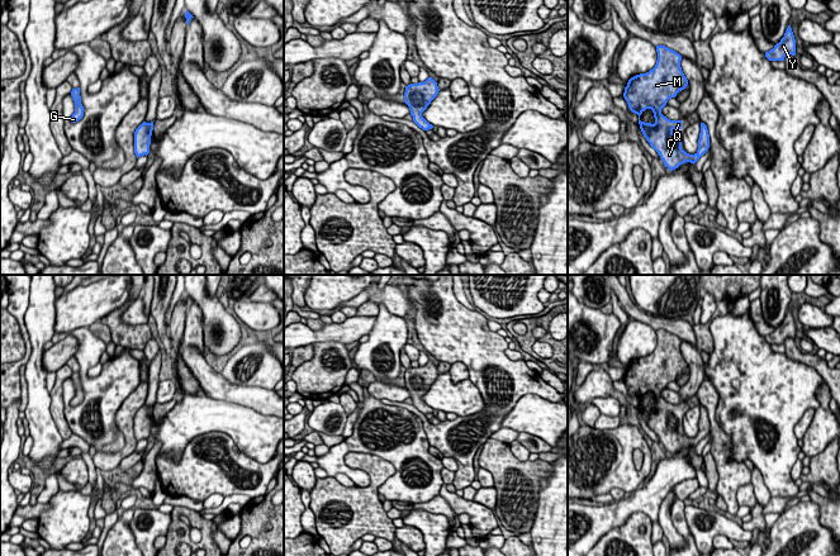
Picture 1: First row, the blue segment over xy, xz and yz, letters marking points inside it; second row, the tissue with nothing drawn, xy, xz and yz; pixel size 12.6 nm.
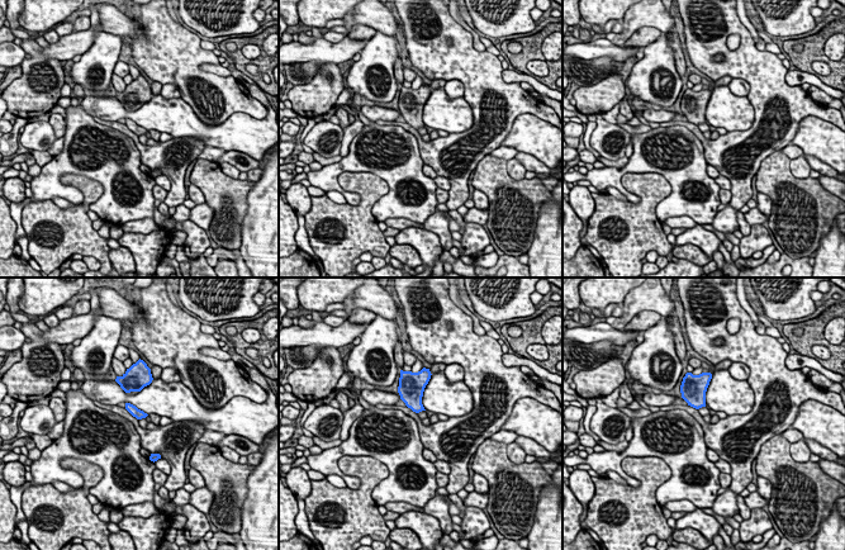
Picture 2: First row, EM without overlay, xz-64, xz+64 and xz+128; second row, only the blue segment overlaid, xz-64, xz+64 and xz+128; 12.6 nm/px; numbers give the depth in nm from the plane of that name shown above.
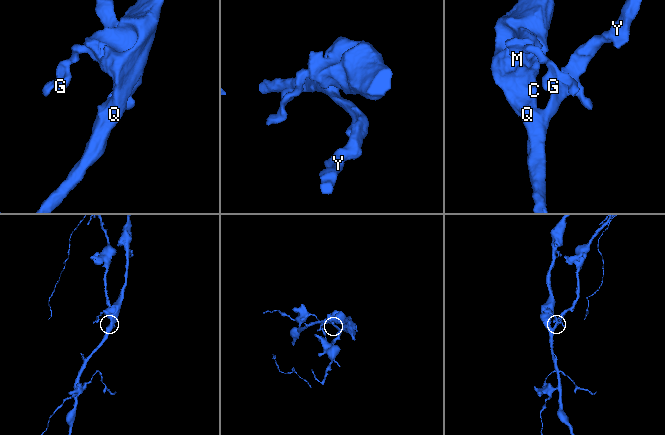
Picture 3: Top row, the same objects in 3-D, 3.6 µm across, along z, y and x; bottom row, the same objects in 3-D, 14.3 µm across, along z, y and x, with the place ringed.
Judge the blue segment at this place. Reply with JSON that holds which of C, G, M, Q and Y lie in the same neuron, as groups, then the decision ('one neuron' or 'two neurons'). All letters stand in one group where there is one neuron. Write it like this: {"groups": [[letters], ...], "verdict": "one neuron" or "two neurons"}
{"groups": [["C", "G", "M", "Q", "Y"]], "verdict": "one neuron"}

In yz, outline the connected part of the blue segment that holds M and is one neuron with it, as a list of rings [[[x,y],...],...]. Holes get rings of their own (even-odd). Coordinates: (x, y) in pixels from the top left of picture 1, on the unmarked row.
[[[661,328],[656,329],[656,336],[655,351],[631,361],[623,381],[630,394],[639,399],[640,413],[646,424],[659,437],[665,451],[673,455],[685,446],[694,448],[708,434],[710,418],[707,409],[701,407],[697,436],[689,438],[682,433],[682,419],[673,417],[674,413],[682,413],[682,404],[668,403],[661,398],[661,393],[669,382],[687,371],[688,363],[682,355],[679,337]],[[646,393],[652,394],[654,408],[640,404],[640,399]]]

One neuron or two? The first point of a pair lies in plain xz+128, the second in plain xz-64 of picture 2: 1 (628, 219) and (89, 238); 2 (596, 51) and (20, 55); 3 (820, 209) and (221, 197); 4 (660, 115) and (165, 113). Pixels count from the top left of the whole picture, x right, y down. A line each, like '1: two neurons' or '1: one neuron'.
1: one neuron
2: one neuron
3: one neuron
4: one neuron

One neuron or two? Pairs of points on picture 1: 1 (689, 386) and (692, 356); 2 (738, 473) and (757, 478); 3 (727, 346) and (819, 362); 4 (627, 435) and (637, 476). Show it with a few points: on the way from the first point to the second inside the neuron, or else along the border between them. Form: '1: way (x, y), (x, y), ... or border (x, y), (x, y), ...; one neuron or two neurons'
1: way (694, 379), (694, 364); one neuron
2: border (750, 471), (751, 481); two neurons
3: border (784, 352), (789, 357), (810, 365), (816, 371); two neurons
4: way (626, 445), (627, 466); one neuron

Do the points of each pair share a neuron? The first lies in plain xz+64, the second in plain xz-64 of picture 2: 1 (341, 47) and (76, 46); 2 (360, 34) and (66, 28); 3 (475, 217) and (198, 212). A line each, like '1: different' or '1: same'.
1: same
2: different
3: same

